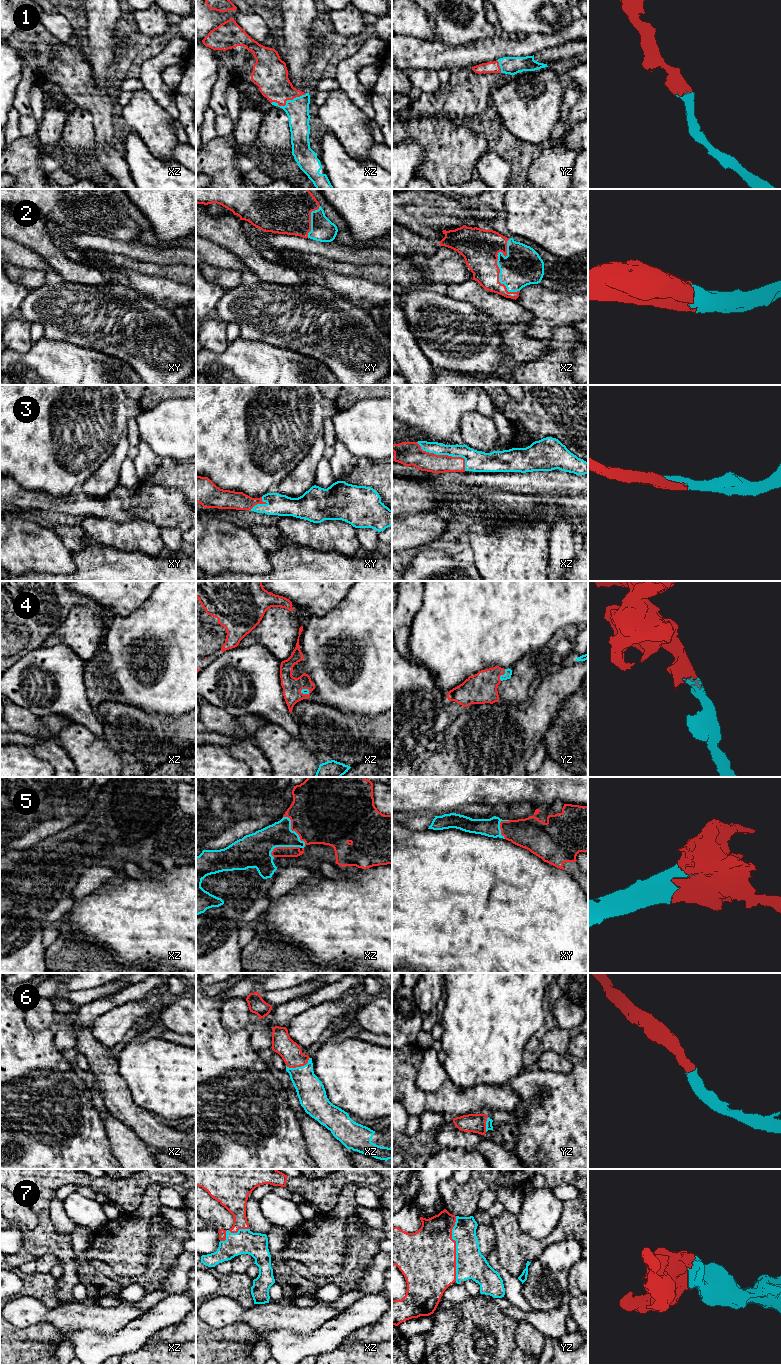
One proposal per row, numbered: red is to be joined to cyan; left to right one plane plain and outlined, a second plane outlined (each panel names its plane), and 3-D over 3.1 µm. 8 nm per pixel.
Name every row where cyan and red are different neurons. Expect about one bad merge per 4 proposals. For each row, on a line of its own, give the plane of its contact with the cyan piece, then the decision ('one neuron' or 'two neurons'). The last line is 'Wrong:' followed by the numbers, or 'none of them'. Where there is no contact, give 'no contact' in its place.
1: contact in xz; one neuron
2: contact in xz; one neuron
3: contact in xz; one neuron
4: contact in yz; one neuron
5: contact in xz; one neuron
6: contact in xz; one neuron
7: contact in yz; one neuron
Wrong: none of them

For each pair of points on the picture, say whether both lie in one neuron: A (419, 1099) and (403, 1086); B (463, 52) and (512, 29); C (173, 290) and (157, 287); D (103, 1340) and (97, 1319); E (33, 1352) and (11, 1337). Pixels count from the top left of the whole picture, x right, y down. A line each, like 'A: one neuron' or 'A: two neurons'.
A: one neuron
B: two neurons
C: one neuron
D: two neurons
E: one neuron

